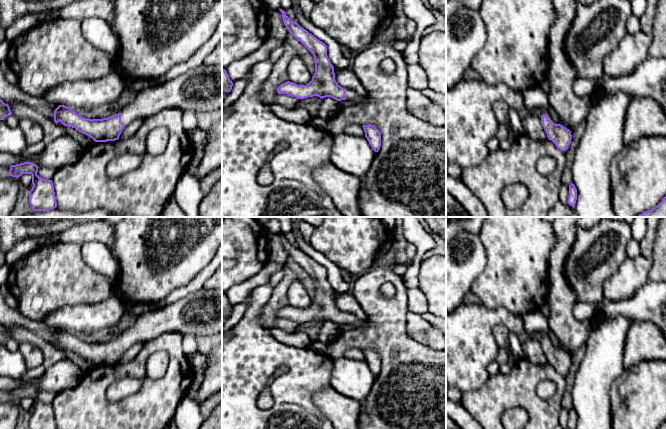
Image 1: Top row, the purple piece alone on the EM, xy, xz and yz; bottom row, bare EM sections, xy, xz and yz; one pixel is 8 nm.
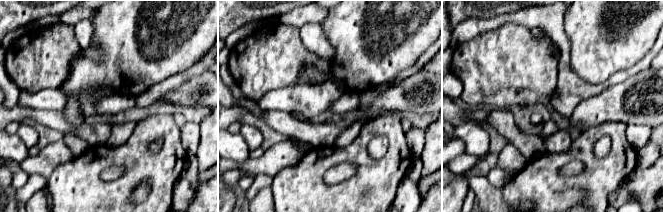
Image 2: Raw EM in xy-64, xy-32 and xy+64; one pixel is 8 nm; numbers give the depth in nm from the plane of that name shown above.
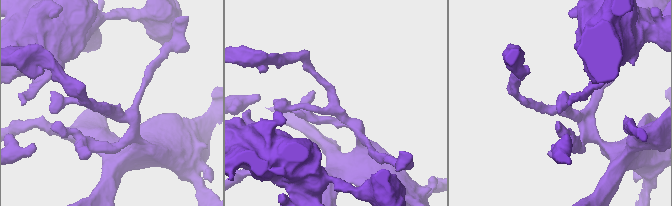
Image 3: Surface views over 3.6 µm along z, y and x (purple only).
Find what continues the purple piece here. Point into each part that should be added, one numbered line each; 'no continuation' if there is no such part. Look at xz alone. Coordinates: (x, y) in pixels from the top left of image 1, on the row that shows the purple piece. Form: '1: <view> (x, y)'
1: xz (350, 95)

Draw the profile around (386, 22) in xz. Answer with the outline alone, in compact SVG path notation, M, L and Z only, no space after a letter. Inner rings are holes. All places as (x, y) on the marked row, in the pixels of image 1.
M390 17L385 18L376 28L374 31L374 36L378 35L379 33L383 32L387 27L392 24L392 20Z

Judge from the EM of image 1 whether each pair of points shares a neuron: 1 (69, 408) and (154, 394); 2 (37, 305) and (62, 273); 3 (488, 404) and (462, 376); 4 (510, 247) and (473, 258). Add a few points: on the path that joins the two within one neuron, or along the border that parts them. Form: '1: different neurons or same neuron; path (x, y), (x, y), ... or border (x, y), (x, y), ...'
1: same neuron; path (90, 408), (133, 407)
2: same neuron; path (39, 297), (54, 281)
3: different neurons; border (490, 376), (478, 388), (462, 392)
4: different neurons; border (479, 234), (485, 251), (486, 265), (477, 276)

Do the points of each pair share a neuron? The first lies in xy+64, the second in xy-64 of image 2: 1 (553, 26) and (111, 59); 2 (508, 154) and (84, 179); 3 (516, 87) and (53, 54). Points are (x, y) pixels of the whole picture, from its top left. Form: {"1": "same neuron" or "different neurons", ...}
{"1": "different neurons", "2": "different neurons", "3": "same neuron"}

